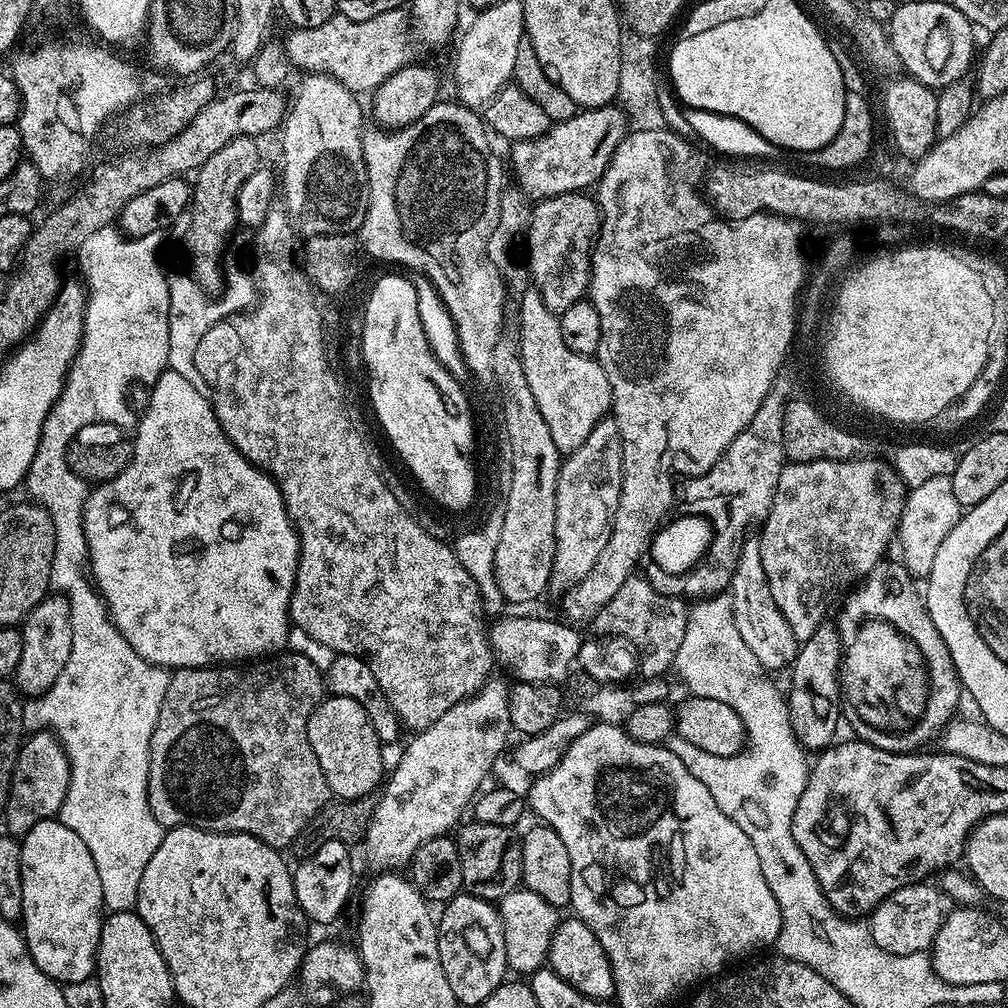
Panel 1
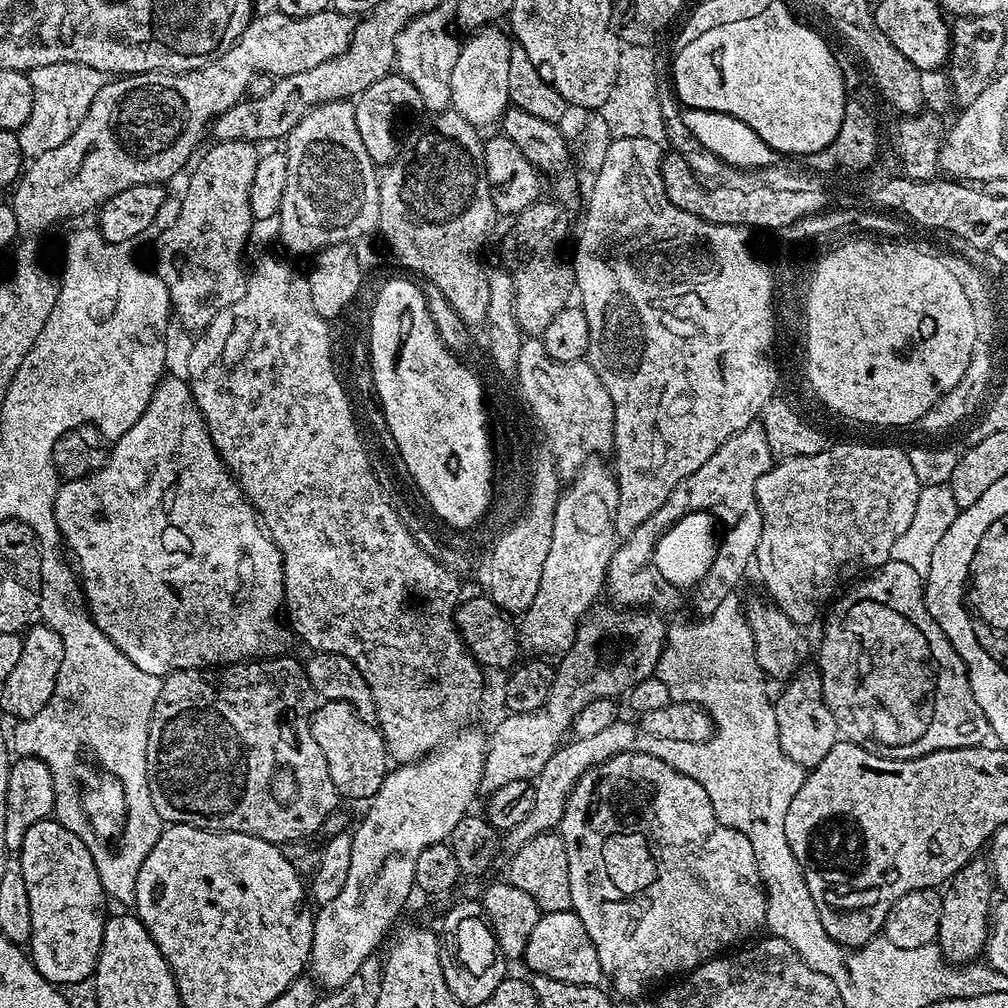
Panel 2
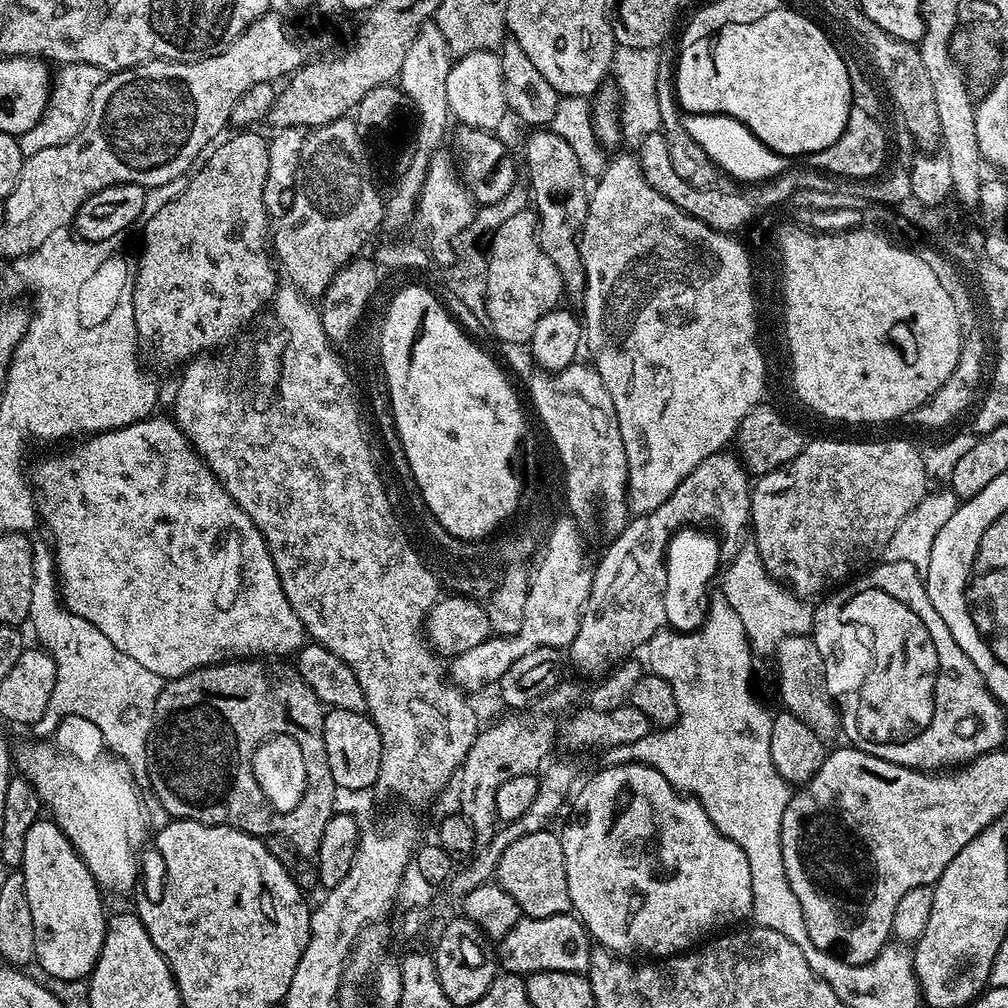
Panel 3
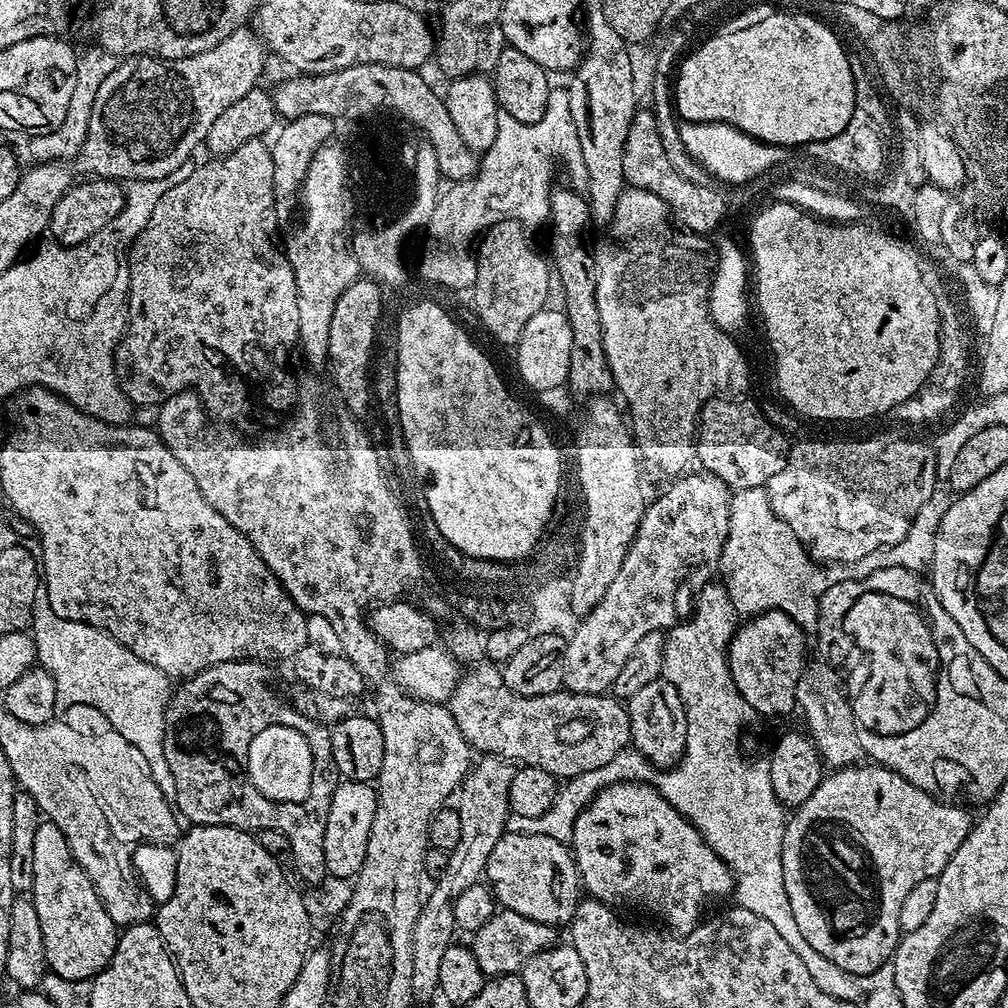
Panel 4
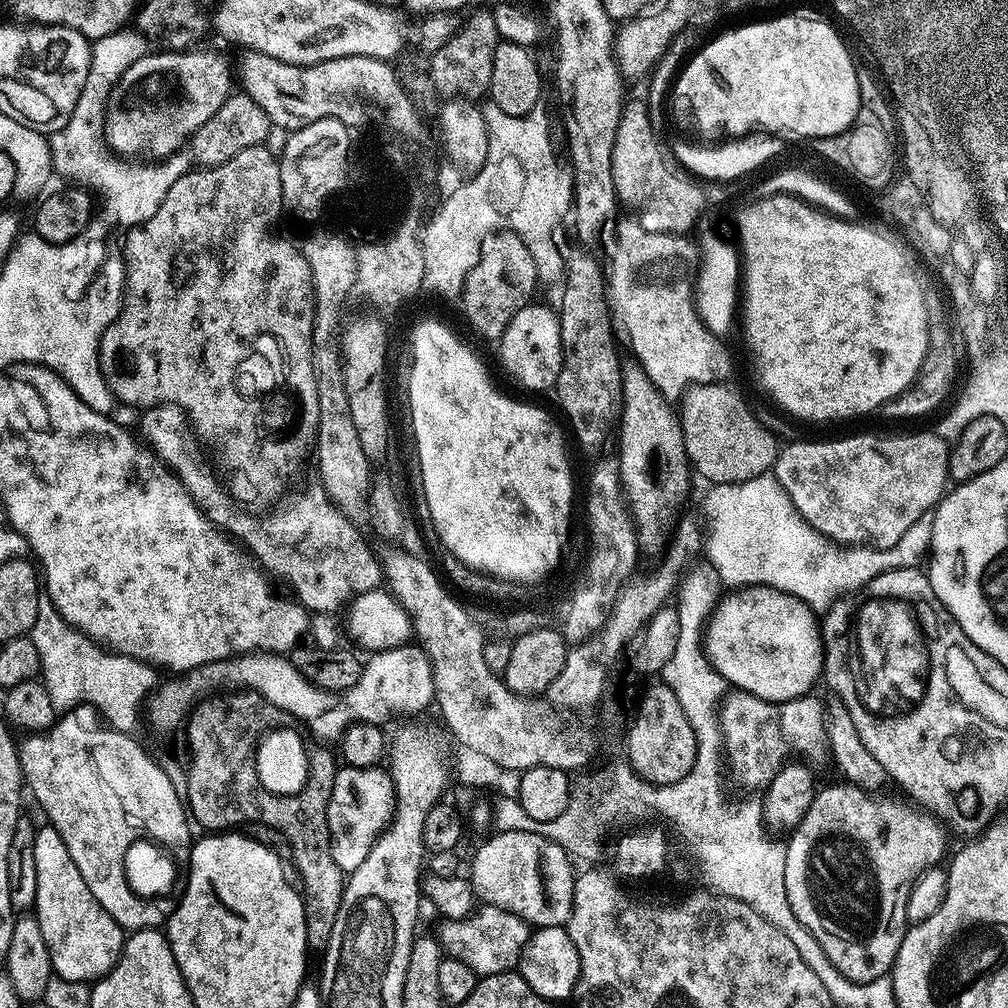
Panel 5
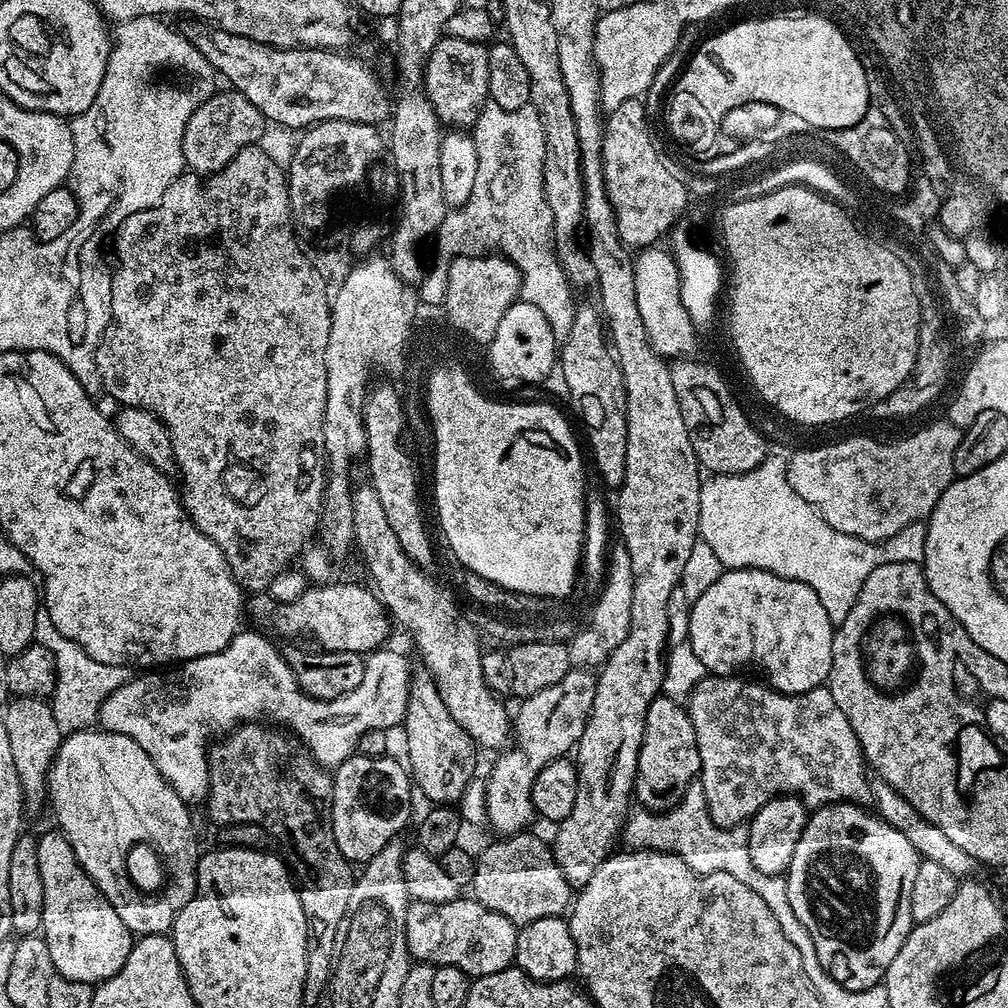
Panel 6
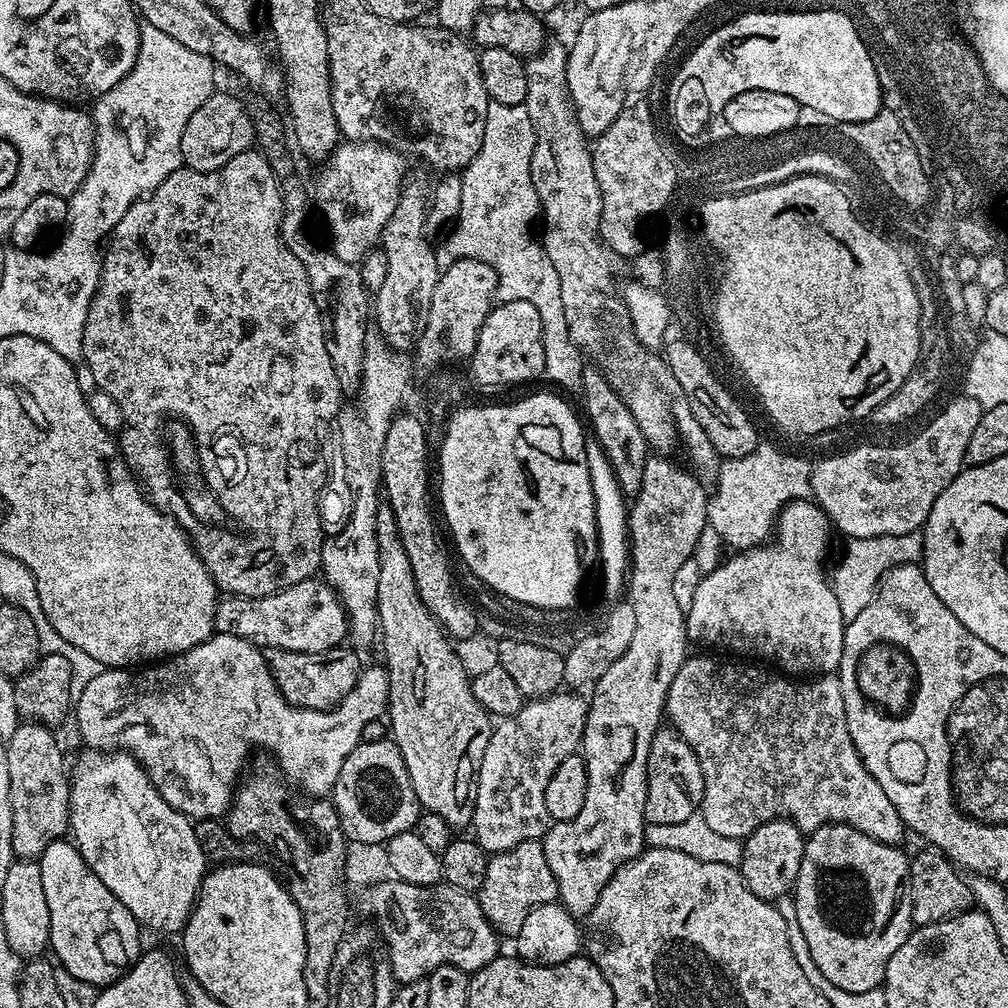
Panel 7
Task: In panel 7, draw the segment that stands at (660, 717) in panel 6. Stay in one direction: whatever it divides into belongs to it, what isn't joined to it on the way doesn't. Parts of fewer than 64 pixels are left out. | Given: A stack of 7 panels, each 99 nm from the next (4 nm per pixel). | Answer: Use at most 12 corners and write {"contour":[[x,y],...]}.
{"contour":[[671,726],[654,734],[644,818],[677,824],[704,802],[702,766]]}

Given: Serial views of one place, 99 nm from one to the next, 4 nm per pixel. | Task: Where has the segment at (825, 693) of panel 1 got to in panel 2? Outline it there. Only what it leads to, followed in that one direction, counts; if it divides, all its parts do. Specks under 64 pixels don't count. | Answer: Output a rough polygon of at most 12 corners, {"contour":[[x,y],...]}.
{"contour":[[815,667],[775,697],[778,742],[811,770],[838,742]]}

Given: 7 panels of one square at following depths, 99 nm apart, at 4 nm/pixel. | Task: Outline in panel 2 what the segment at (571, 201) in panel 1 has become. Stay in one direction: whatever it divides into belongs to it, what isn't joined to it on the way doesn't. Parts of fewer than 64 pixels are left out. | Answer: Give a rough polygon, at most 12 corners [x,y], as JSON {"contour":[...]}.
{"contour":[[555,202],[515,213],[504,260],[521,333],[569,307],[576,272],[560,257]]}

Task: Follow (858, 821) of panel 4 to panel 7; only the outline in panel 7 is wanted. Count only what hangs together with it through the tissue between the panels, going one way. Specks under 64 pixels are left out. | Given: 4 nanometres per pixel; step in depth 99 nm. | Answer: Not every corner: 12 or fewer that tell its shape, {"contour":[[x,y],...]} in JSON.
{"contour":[[845,824],[794,899],[838,990],[881,987],[914,930],[910,856]]}

